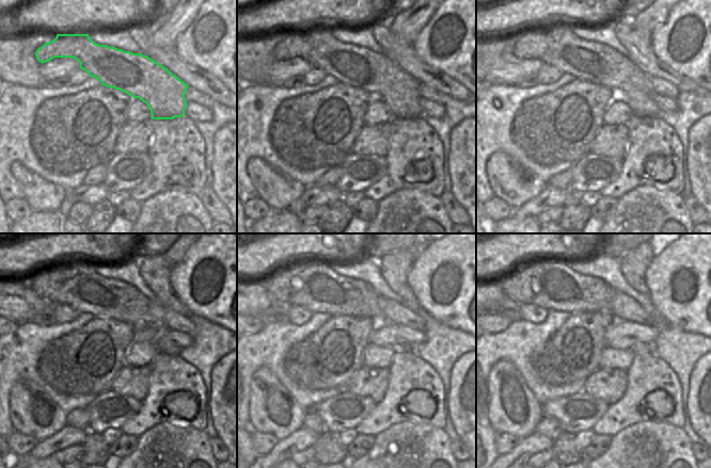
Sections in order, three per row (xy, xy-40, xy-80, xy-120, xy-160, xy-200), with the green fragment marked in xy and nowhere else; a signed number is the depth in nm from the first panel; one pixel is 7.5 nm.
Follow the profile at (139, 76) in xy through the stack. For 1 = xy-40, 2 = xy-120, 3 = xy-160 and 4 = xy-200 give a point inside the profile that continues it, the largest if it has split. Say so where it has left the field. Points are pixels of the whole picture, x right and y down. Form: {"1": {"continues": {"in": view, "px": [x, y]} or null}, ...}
{"1": {"continues": {"in": "xy-40", "px": [350, 64]}}, "2": {"continues": {"in": "xy-120", "px": [77, 285]}}, "3": {"continues": {"in": "xy-160", "px": [314, 285]}}, "4": {"continues": {"in": "xy-200", "px": [552, 284]}}}

